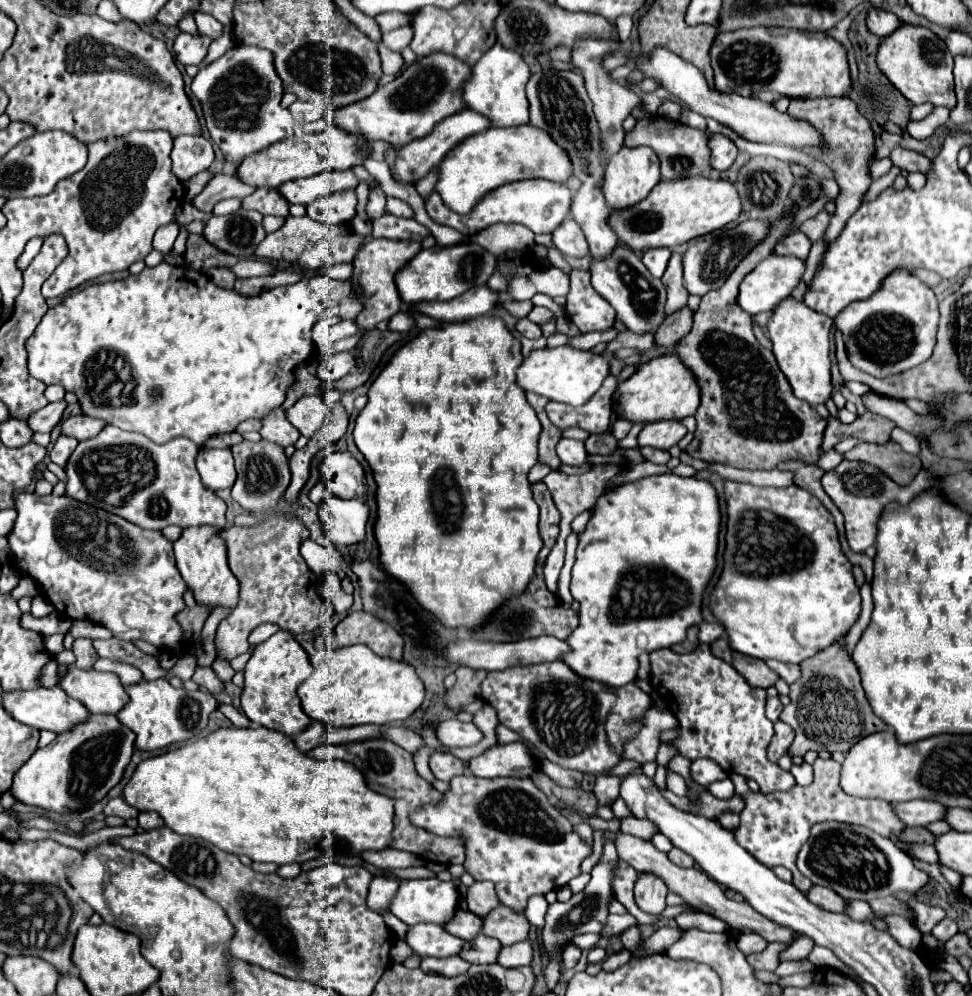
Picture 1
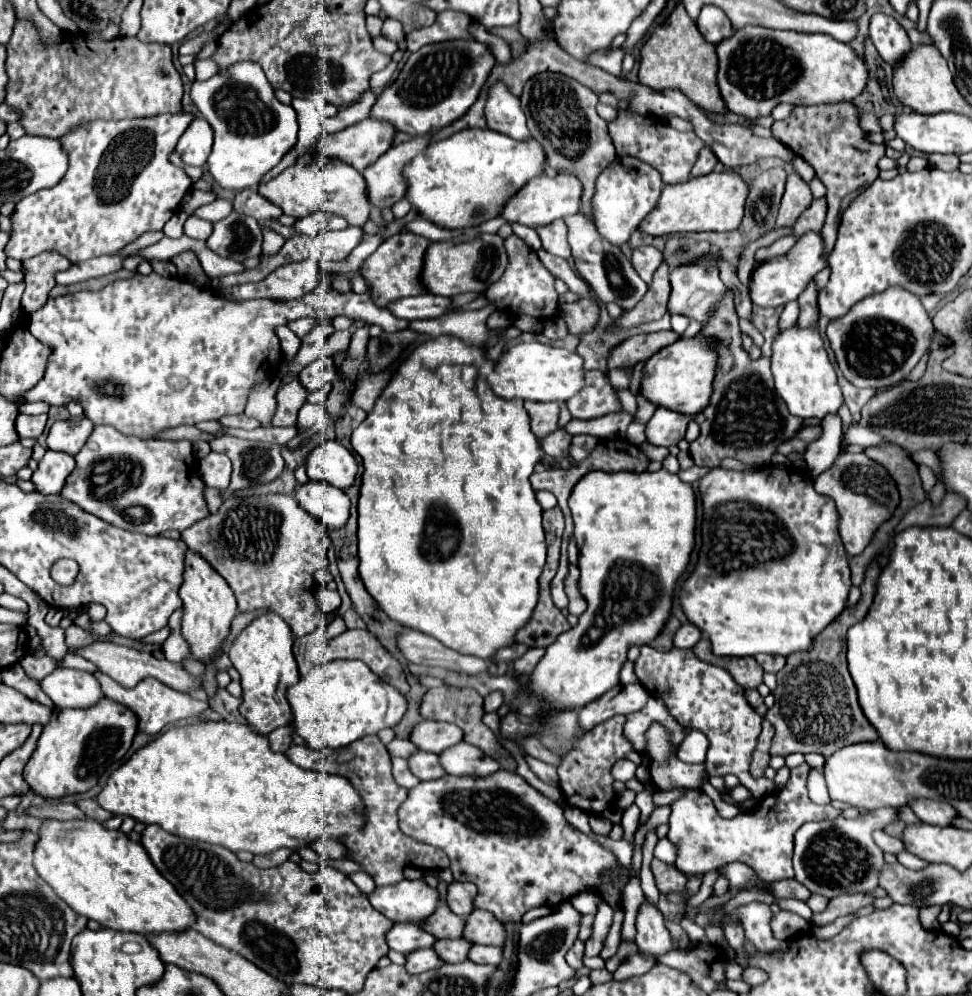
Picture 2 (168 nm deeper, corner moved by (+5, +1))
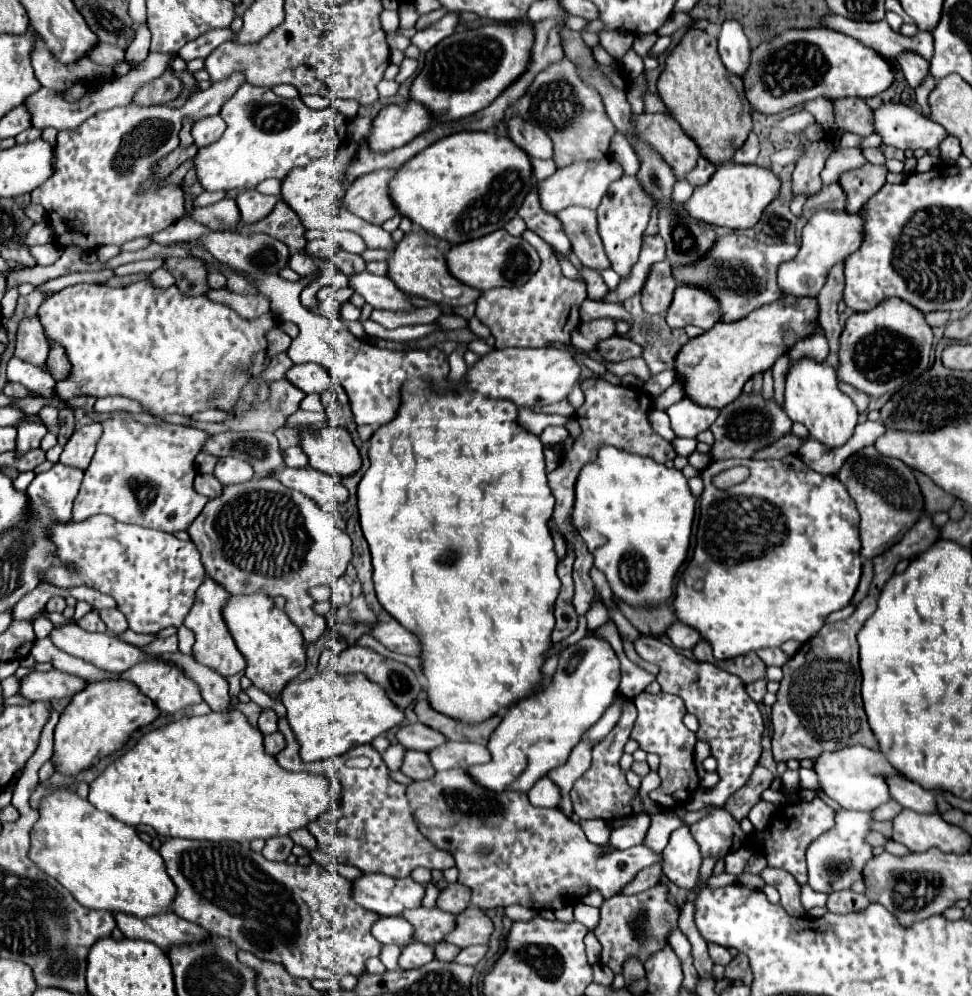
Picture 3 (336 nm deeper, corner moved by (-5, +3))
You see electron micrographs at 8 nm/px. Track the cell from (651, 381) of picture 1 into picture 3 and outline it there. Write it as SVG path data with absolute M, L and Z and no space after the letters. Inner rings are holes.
M780 297L764 305L744 319L732 323L716 323L710 331L690 339L674 357L676 381L682 383L684 397L700 407L722 409L734 401L744 383L760 371L774 365L776 357L788 351L800 337L812 333L818 319L818 305L814 297Z

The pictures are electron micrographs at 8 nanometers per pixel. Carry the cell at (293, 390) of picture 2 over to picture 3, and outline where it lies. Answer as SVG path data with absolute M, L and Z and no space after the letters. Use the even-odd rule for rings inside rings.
M288 379L274 381L270 391L270 399L260 403L256 409L248 407L236 419L226 423L200 423L196 427L206 429L208 433L224 433L224 431L276 431L284 425L284 421L298 411L300 401L306 397L304 391L296 389Z

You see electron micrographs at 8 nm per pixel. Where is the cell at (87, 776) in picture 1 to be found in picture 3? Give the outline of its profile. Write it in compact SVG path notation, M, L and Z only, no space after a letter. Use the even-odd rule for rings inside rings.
M112 679L88 683L84 691L72 697L60 715L54 729L54 753L50 761L56 773L76 777L80 771L98 765L106 755L118 753L136 729L152 723L158 715L156 705L128 681Z

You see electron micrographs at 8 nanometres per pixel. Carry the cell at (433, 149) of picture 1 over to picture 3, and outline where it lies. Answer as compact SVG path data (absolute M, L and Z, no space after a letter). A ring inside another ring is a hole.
M376 169L364 177L358 177L350 185L342 205L358 217L374 225L382 225L386 219L398 215L398 209L388 193L388 183L394 173L396 169Z

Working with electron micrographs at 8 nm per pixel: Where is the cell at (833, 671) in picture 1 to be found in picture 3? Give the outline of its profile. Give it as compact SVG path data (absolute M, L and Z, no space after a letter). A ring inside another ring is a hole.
M920 517L920 521L916 521L916 525L912 525L912 529L896 545L892 545L892 549L874 559L874 581L870 593L864 597L858 609L846 621L824 625L816 637L806 641L800 651L784 663L784 679L780 681L780 689L776 693L778 701L772 707L772 753L776 761L816 759L820 753L840 751L850 745L878 749L878 741L866 721L868 717L864 713L860 695L862 677L858 667L856 633L876 611L878 597L888 579L894 575L898 561L916 557L938 539L940 529L932 523L932 517Z

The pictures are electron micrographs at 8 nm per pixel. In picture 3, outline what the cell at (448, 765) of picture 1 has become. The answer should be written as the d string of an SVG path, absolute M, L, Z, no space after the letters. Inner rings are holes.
M406 751L400 771L406 773L408 777L412 777L414 781L436 775L436 769L432 769L432 763L428 761L428 753L424 753L424 751Z

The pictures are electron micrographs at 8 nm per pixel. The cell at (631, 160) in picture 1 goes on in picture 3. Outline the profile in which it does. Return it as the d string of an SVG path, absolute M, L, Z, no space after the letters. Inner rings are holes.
M622 175L608 187L608 193L602 197L598 205L598 231L604 241L604 249L608 259L612 261L612 269L626 277L630 267L638 261L638 253L642 247L642 237L650 221L650 213L656 209L656 199L652 193L642 189L640 181L634 175Z

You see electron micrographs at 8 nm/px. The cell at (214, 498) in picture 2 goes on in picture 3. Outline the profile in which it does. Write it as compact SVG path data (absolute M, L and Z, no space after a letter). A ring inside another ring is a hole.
M198 473L196 479L194 479L194 487L198 493L206 495L208 499L214 499L214 497L220 497L222 493L222 485L220 481L214 477L214 475L206 475L206 473Z

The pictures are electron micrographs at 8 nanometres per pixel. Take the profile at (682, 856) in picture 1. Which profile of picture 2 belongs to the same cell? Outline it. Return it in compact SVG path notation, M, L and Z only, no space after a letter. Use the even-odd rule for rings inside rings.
M652 859L652 875L660 893L684 893L686 891L686 875L676 867L670 867L658 859Z

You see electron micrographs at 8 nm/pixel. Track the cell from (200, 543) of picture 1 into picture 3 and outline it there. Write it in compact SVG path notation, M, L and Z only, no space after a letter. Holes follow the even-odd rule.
M208 575L204 577L202 585L198 587L196 591L196 601L190 609L190 613L186 615L184 619L184 625L194 631L194 637L196 637L196 643L194 643L194 659L202 665L208 665L210 669L218 671L220 675L224 677L230 677L234 673L240 673L246 663L244 663L244 657L242 653L238 651L232 635L228 633L228 627L224 625L224 617L222 617L222 611L224 611L224 605L228 603L228 597L232 597L224 587L216 585L216 581L212 581Z

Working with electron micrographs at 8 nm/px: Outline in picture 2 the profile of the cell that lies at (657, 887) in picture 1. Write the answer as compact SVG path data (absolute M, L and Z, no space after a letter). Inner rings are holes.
M644 903L640 907L638 919L636 919L636 945L638 953L644 959L654 959L670 953L674 949L668 929L664 927L664 915L658 911L658 907Z

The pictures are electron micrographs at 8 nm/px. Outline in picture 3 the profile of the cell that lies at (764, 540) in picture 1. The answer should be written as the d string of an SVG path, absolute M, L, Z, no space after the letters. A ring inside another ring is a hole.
M796 455L778 461L712 461L702 471L702 481L704 491L696 549L676 587L674 609L678 621L694 627L708 639L716 659L732 659L764 647L780 647L790 639L800 643L812 639L830 613L852 601L860 581L860 517L846 487L836 477L810 469ZM730 465L746 465L750 477L726 491L712 487L710 481L716 475L716 469L728 469Z

